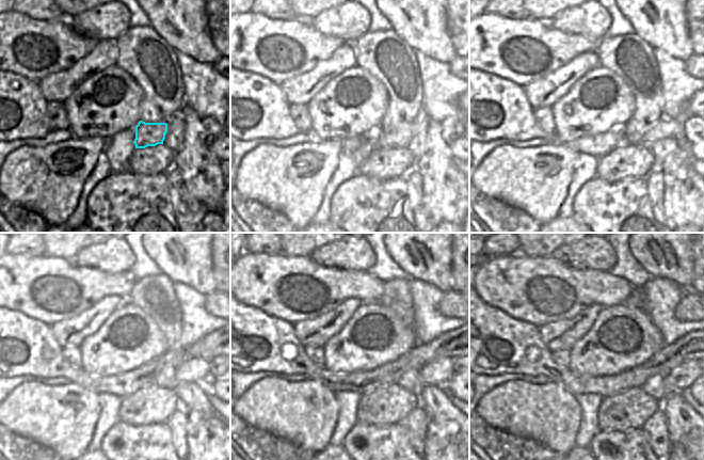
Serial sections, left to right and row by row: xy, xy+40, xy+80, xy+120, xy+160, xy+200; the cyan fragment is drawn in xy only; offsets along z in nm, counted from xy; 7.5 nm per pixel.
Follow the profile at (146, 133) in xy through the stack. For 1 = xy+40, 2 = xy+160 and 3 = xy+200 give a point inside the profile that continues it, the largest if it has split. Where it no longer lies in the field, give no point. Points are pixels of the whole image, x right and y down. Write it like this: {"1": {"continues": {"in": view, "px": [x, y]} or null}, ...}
{"1": {"continues": {"in": "xy+40", "px": [400, 138]}}, "2": {"continues": {"in": "xy+160", "px": [441, 370]}}, "3": {"continues": {"in": "xy+200", "px": [683, 376]}}}

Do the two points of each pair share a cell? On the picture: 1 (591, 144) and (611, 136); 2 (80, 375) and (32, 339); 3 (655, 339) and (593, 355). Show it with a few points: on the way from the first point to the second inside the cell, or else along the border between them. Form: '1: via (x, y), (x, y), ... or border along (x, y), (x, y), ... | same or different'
1: via (596, 144), (602, 144), (606, 141) | same
2: via (68, 370), (58, 365), (44, 351) | same
3: via (640, 349), (627, 355), (608, 355) | same

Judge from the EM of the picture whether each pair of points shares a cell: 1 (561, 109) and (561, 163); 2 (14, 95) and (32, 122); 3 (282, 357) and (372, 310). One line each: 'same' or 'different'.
1: different
2: same
3: different

